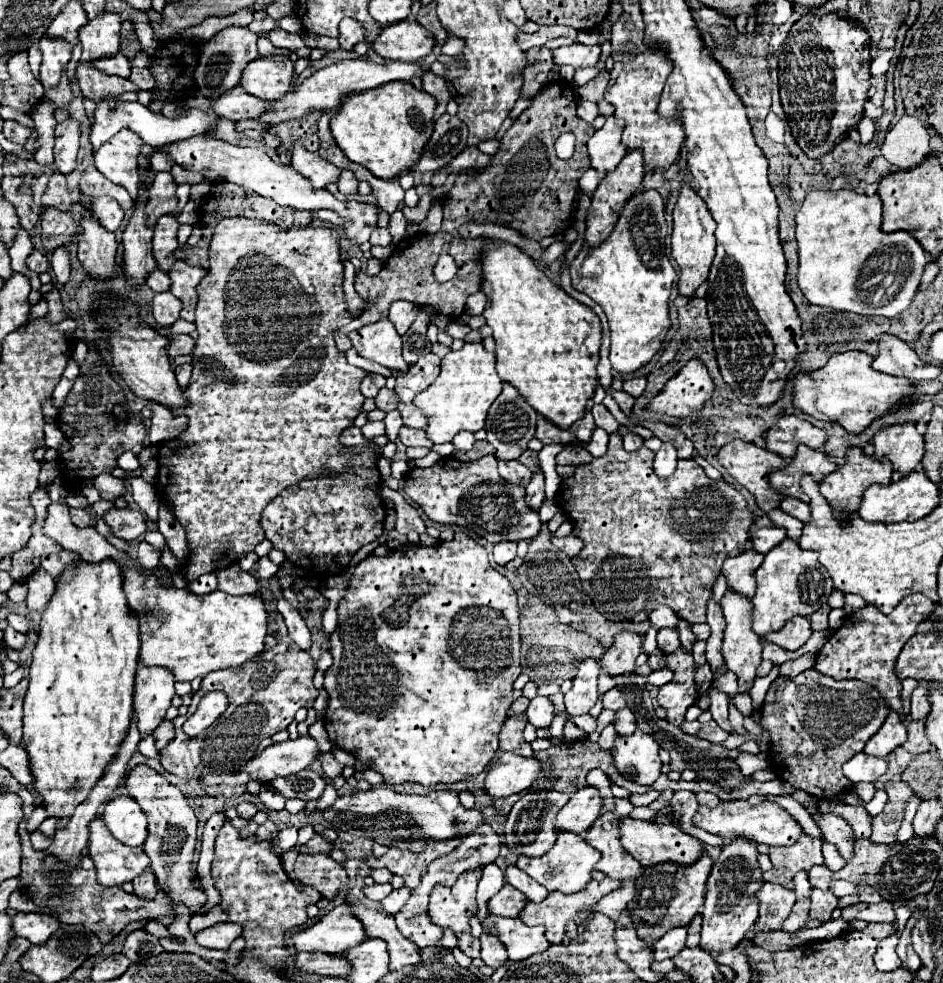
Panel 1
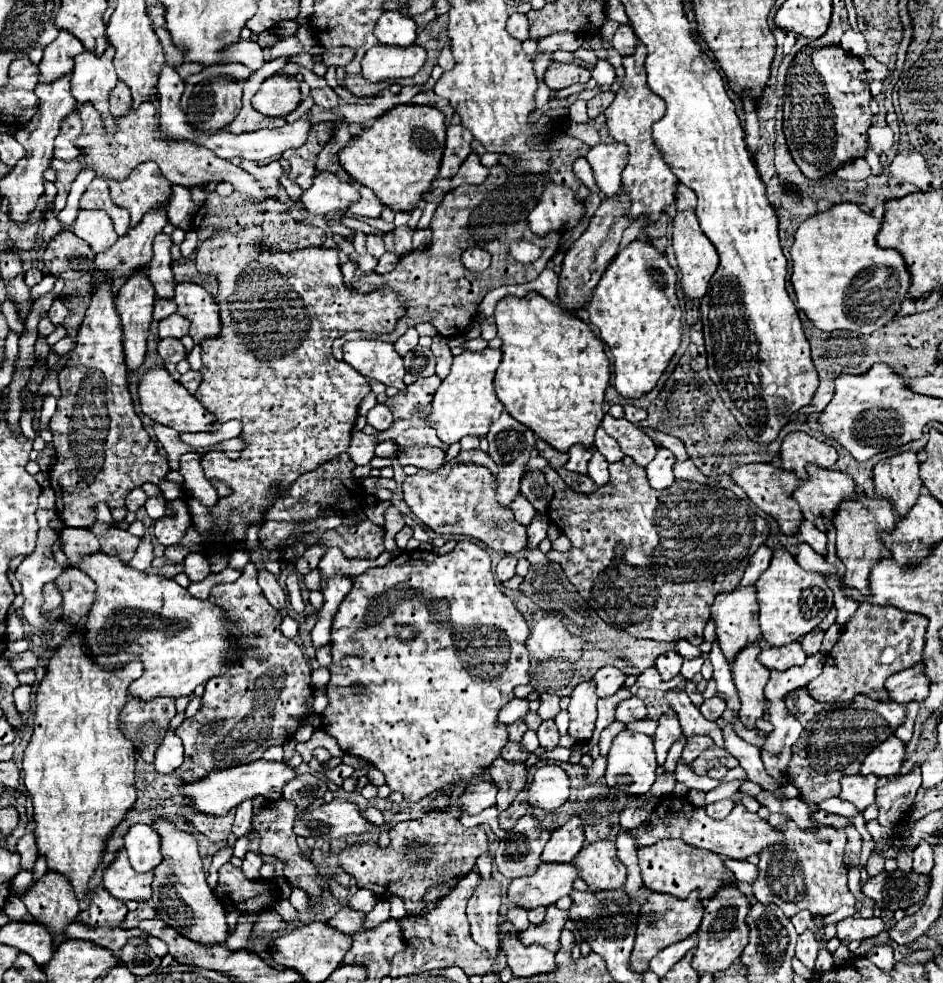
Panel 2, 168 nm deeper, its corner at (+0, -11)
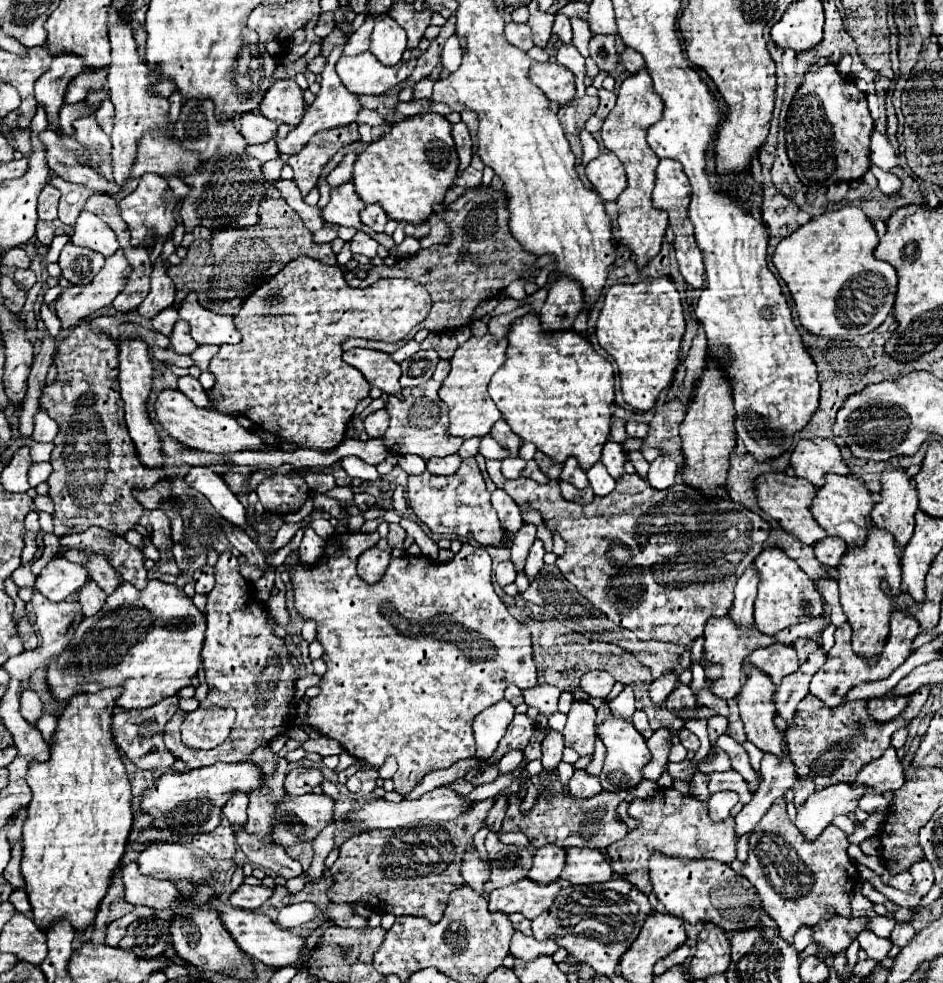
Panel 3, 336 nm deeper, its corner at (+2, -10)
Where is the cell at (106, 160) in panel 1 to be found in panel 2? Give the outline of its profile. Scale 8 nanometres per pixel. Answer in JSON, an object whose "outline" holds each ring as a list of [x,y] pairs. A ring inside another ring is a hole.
{"outline":[[[152,162],[138,164],[124,180],[106,180],[112,200],[130,212],[130,226],[136,226],[150,208],[164,206],[170,198],[170,182]]]}

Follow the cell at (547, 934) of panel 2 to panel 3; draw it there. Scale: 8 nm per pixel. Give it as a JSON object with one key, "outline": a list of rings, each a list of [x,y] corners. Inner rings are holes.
{"outline":[[[516,931],[512,945],[510,945],[510,953],[512,957],[530,961],[536,959],[538,955],[554,955],[558,951],[558,945],[554,939],[546,939],[546,941],[536,941],[534,937],[526,937],[522,933]]]}

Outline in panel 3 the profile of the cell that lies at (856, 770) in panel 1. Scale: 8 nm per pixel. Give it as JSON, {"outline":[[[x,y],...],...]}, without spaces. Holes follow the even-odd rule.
{"outline":[[[848,783],[830,785],[818,793],[812,793],[804,805],[798,807],[796,827],[802,831],[806,841],[814,841],[826,825],[832,823],[836,815],[854,813],[860,797],[866,793],[866,787],[854,787]]]}

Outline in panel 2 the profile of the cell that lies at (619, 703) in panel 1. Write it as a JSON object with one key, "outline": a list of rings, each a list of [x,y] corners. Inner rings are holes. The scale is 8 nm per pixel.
{"outline":[[[632,696],[628,700],[622,700],[616,708],[616,720],[620,722],[634,722],[646,718],[646,706],[638,696]]]}

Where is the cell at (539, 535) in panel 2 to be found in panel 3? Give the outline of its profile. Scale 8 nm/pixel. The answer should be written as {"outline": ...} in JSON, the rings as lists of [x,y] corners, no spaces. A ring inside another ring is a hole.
{"outline":[[[534,541],[528,561],[526,561],[526,569],[524,569],[528,581],[534,581],[542,567],[544,567],[544,547],[542,547],[542,541]]]}

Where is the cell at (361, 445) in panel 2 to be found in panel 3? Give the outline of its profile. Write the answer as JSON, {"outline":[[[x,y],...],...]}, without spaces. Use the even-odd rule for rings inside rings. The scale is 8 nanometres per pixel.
{"outline":[[[430,379],[420,387],[402,389],[402,395],[404,395],[402,401],[396,397],[390,397],[390,401],[388,401],[390,427],[382,439],[392,453],[396,453],[396,455],[414,453],[414,455],[422,457],[424,461],[428,461],[432,457],[446,457],[446,455],[458,453],[458,447],[464,441],[458,437],[446,435],[446,427],[450,425],[448,409],[442,403],[442,399],[438,397],[438,389],[440,389],[440,383]]]}

